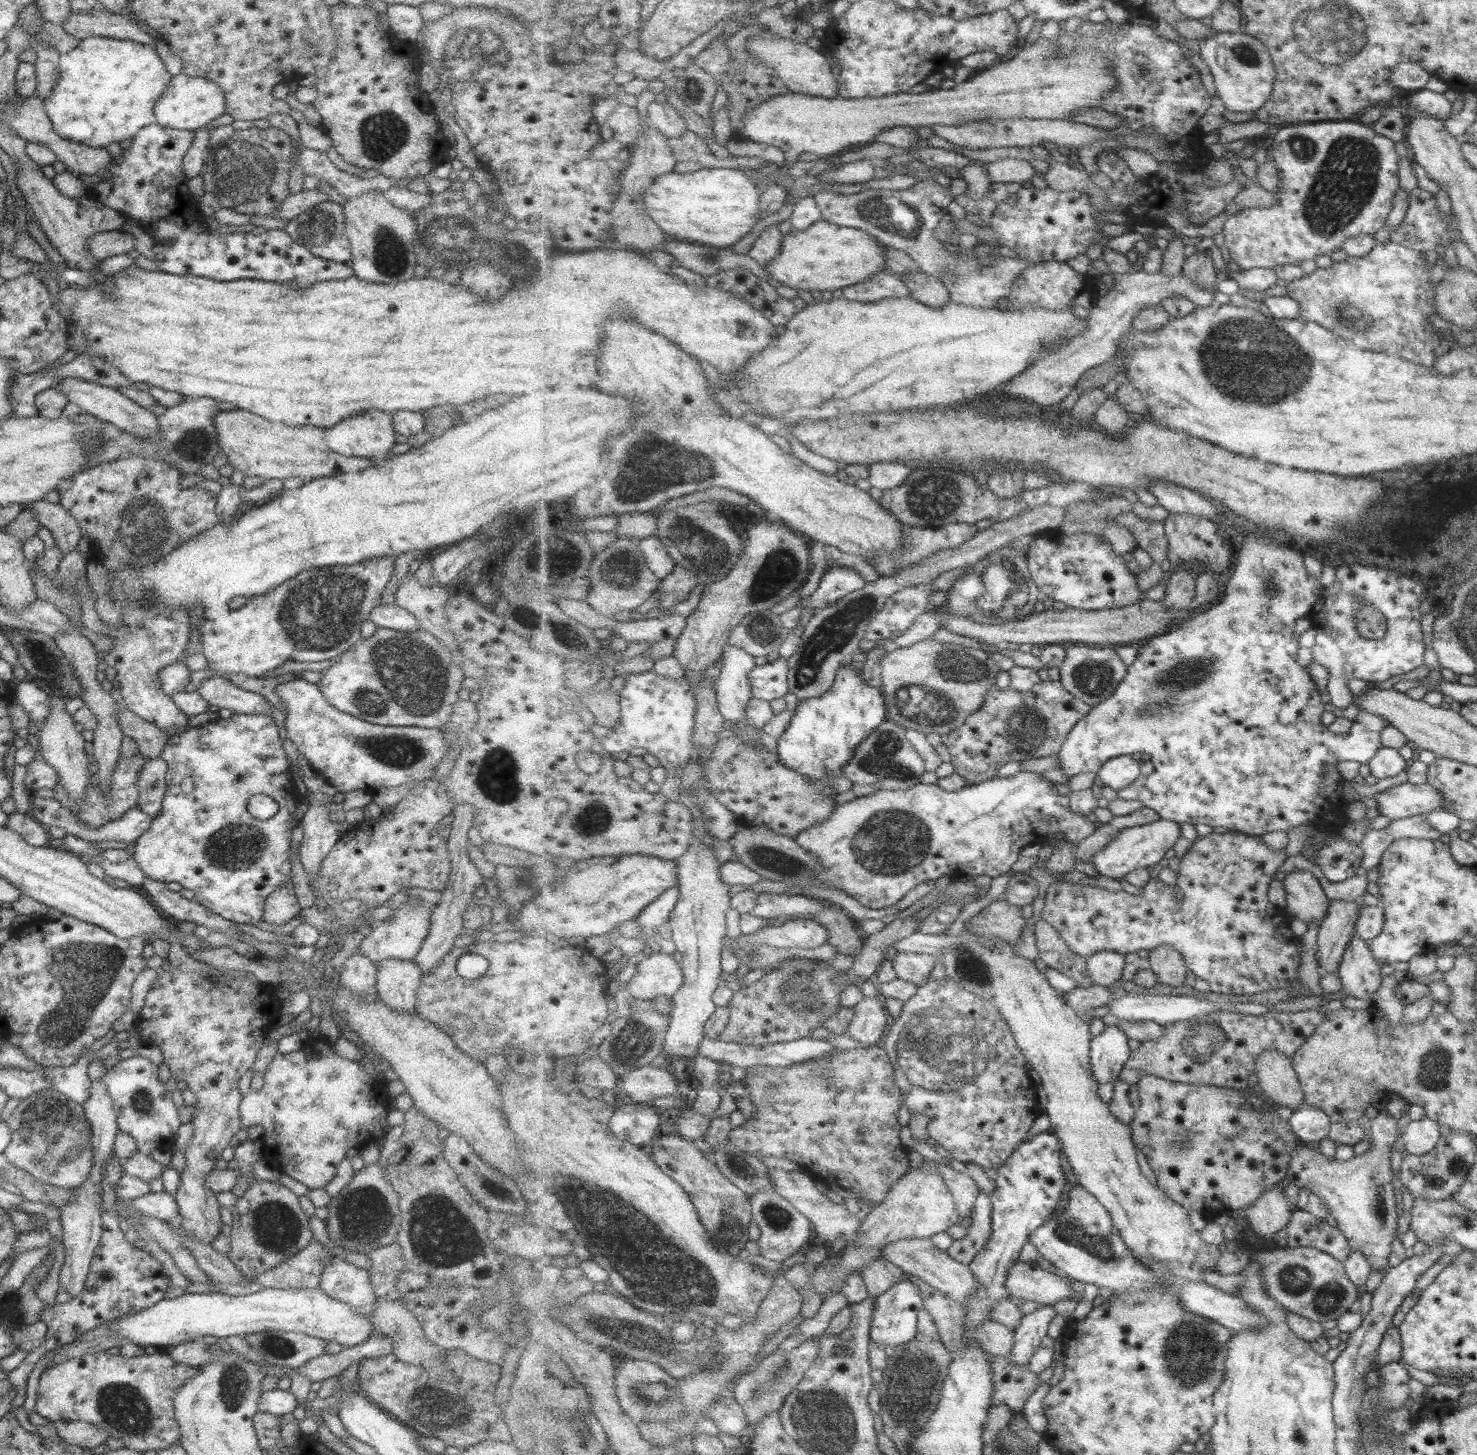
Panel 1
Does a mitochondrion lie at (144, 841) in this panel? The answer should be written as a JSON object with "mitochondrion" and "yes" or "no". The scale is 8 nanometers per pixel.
{"mitochondrion":"no"}

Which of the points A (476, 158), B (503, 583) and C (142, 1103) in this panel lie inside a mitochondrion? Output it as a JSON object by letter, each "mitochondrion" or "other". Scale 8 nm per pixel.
{"A":"other","B":"other","C":"mitochondrion"}

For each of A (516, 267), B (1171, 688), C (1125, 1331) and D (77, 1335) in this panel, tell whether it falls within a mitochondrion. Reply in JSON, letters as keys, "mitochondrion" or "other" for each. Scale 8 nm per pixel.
{"A":"mitochondrion","B":"mitochondrion","C":"other","D":"other"}

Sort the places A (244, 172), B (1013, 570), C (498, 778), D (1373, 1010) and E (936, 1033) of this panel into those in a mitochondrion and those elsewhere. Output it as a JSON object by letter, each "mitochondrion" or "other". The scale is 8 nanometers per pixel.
{"A":"mitochondrion","B":"other","C":"mitochondrion","D":"other","E":"mitochondrion"}

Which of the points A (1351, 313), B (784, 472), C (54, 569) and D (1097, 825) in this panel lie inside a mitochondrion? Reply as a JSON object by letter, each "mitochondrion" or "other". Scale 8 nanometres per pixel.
{"A":"mitochondrion","B":"other","C":"other","D":"other"}

